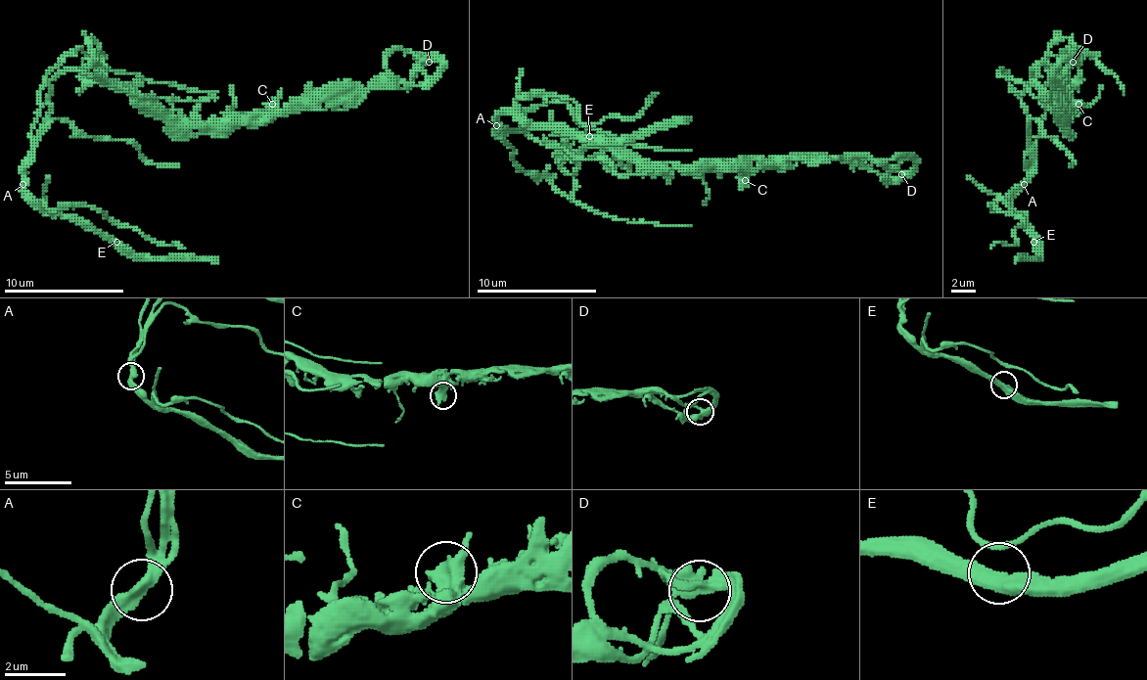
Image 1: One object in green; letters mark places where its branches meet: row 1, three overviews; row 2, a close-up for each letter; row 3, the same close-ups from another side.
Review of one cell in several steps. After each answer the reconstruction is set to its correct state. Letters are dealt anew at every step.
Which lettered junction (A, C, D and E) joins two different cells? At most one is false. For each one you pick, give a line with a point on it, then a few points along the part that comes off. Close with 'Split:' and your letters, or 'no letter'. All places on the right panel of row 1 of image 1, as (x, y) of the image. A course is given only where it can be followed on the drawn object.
Split: no letter

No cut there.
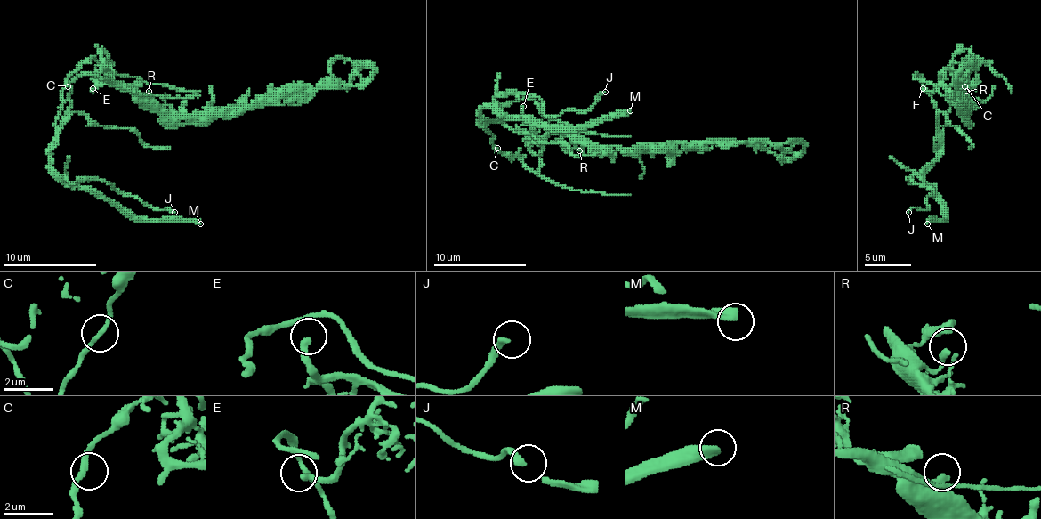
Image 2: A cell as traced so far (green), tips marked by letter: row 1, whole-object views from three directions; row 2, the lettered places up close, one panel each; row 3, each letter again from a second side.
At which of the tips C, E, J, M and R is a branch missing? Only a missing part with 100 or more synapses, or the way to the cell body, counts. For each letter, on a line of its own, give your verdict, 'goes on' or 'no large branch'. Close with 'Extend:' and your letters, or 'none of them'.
C: no large branch
E: no large branch
J: no large branch
M: goes on
R: no large branch
Extend: M

